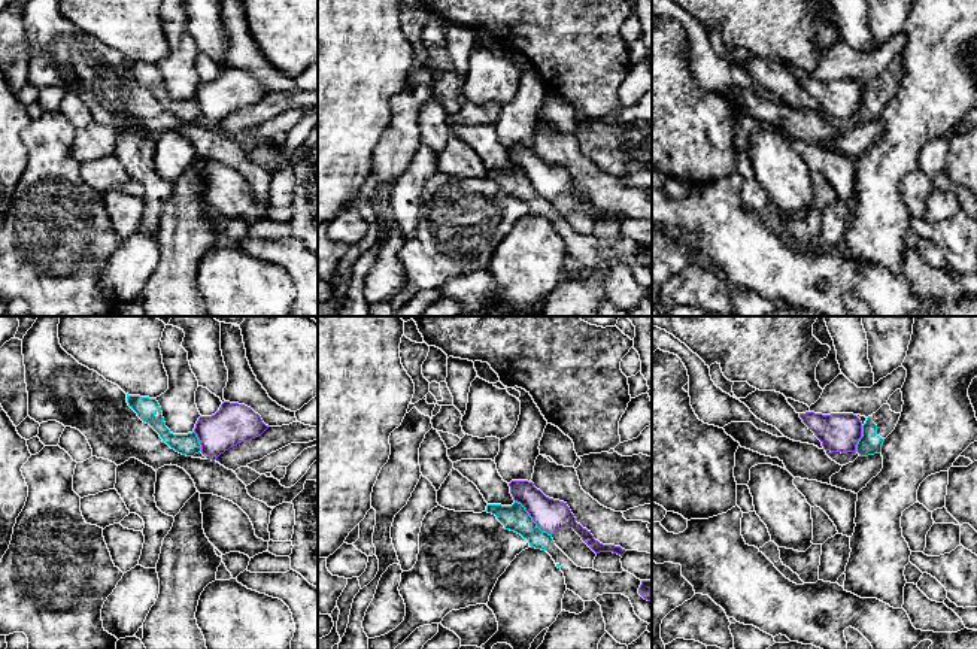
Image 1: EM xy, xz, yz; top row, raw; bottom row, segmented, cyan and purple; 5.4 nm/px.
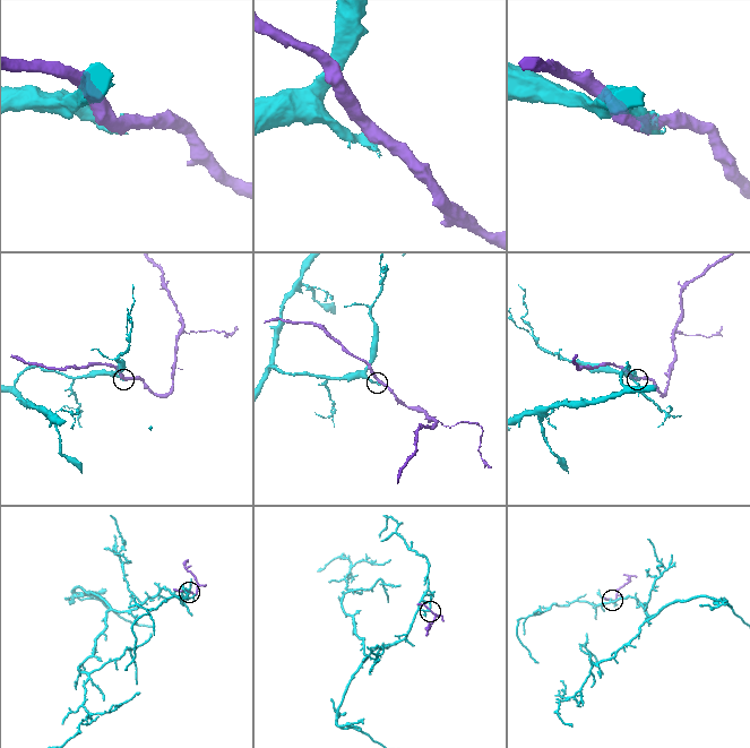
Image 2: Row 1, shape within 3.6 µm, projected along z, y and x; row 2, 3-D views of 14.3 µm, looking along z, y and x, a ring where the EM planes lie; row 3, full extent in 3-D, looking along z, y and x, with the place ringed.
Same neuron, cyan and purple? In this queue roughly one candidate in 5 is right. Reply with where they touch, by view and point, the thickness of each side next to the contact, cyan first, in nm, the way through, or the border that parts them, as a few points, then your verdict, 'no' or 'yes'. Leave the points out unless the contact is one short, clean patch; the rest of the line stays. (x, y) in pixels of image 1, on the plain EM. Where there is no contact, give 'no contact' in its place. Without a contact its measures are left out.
xz (531, 185) | 140/180 nm | along xz (515, 166), (542, 196), (551, 200) | no

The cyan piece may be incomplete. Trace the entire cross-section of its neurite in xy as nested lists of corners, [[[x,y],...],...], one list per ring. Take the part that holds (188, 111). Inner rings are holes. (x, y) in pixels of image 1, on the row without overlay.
[[[127,60],[127,69],[137,79],[137,82],[143,88],[149,90],[160,100],[163,107],[166,107],[176,118],[186,122],[194,122],[201,118],[200,106],[194,97],[188,100],[173,100],[166,93],[157,64]]]

